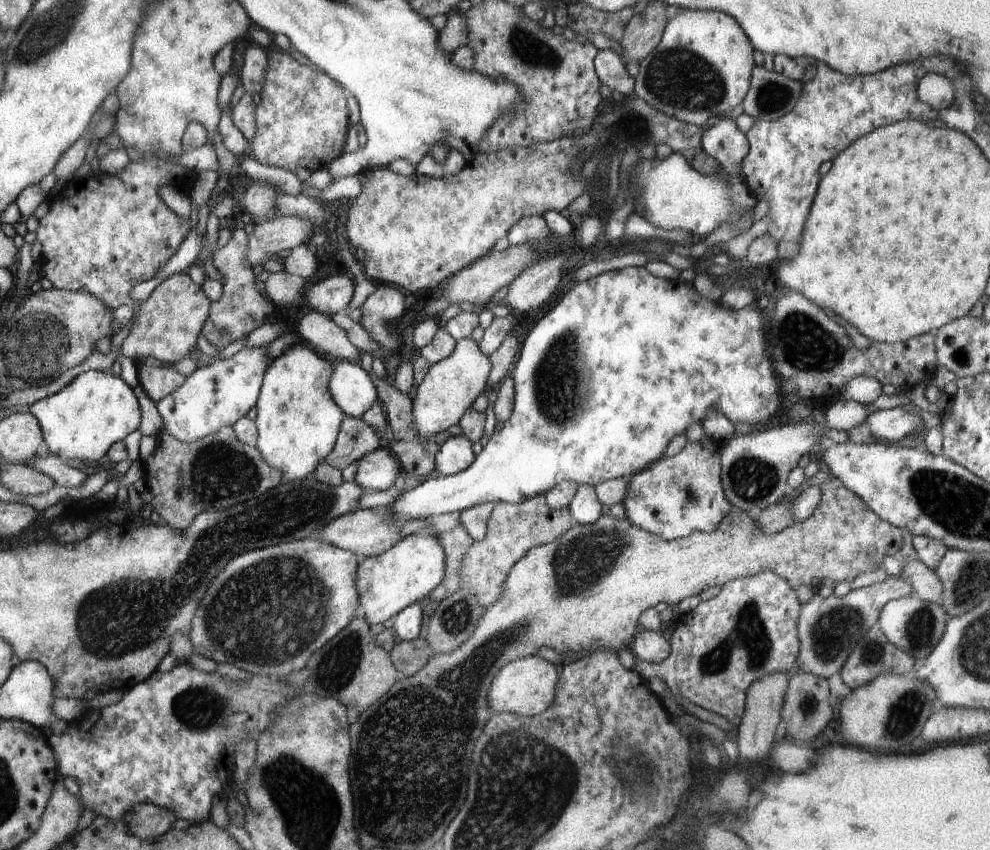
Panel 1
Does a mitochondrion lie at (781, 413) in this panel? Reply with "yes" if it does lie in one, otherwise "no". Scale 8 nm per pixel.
no

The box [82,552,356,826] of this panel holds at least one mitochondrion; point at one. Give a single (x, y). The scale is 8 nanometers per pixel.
(199, 710)

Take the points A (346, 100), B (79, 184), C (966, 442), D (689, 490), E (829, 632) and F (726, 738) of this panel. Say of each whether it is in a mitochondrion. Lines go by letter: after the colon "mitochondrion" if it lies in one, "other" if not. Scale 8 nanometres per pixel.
A: other
B: other
C: other
D: mitochondrion
E: mitochondrion
F: other

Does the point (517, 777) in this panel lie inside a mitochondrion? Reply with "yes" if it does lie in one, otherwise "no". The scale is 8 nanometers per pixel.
yes

